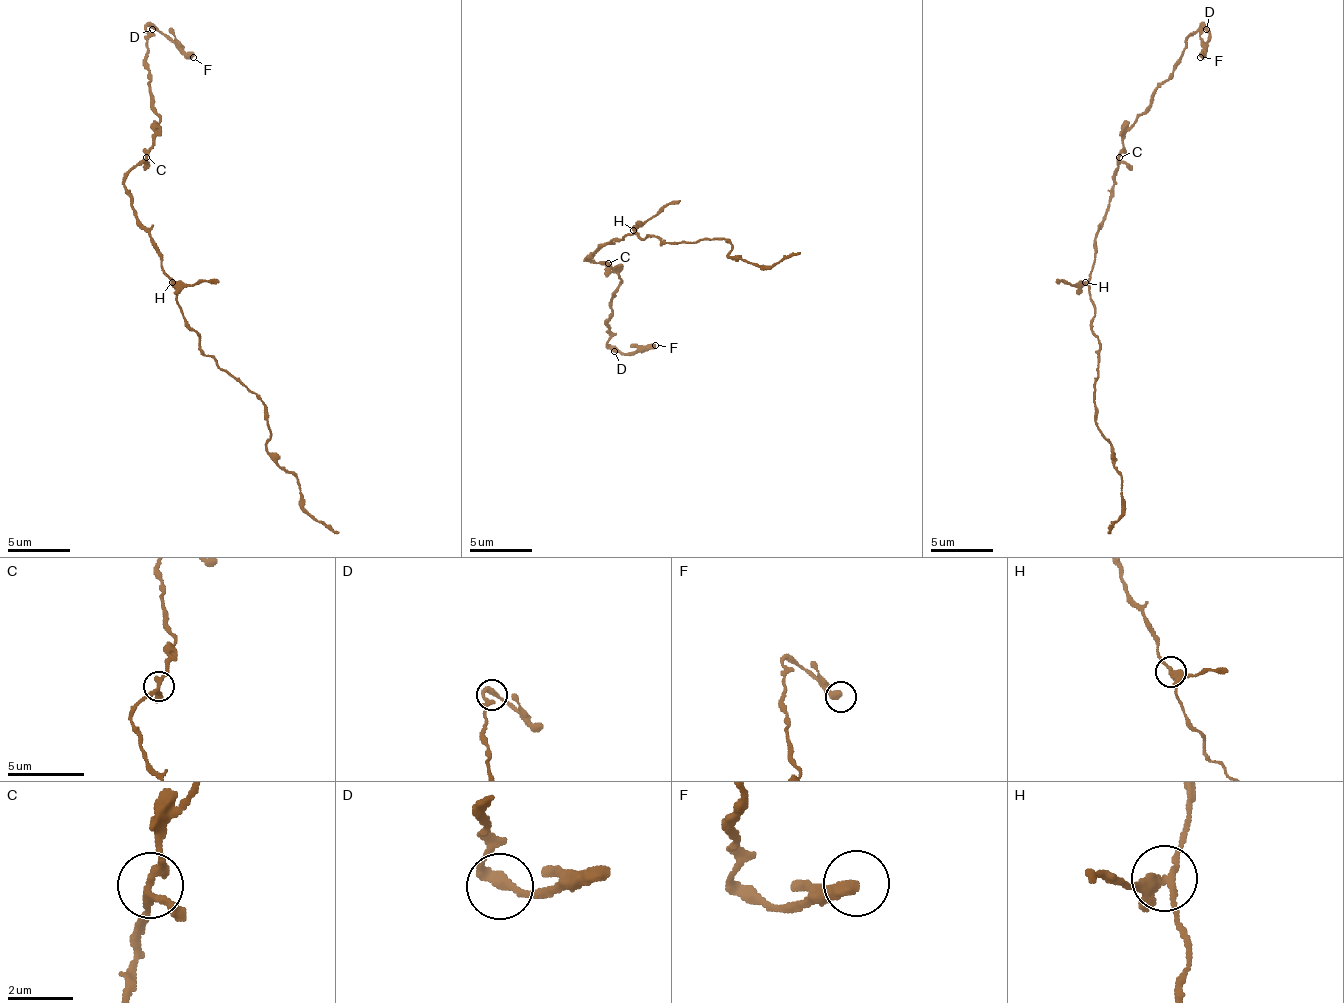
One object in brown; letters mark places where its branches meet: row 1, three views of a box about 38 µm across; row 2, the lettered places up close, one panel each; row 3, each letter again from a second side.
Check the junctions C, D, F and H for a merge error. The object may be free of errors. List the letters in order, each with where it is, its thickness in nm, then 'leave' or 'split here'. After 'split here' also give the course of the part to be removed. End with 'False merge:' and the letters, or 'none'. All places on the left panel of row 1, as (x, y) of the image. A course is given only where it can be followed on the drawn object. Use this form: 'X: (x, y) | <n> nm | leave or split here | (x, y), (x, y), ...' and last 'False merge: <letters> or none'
C: (146, 157) | 240 nm | leave
D: (152, 29) | 280 nm | leave
F: (193, 57) | 440 nm | leave
H: (172, 282) | 280 nm | split here | (171, 281), (199, 285), (218, 278)
False merge: H

